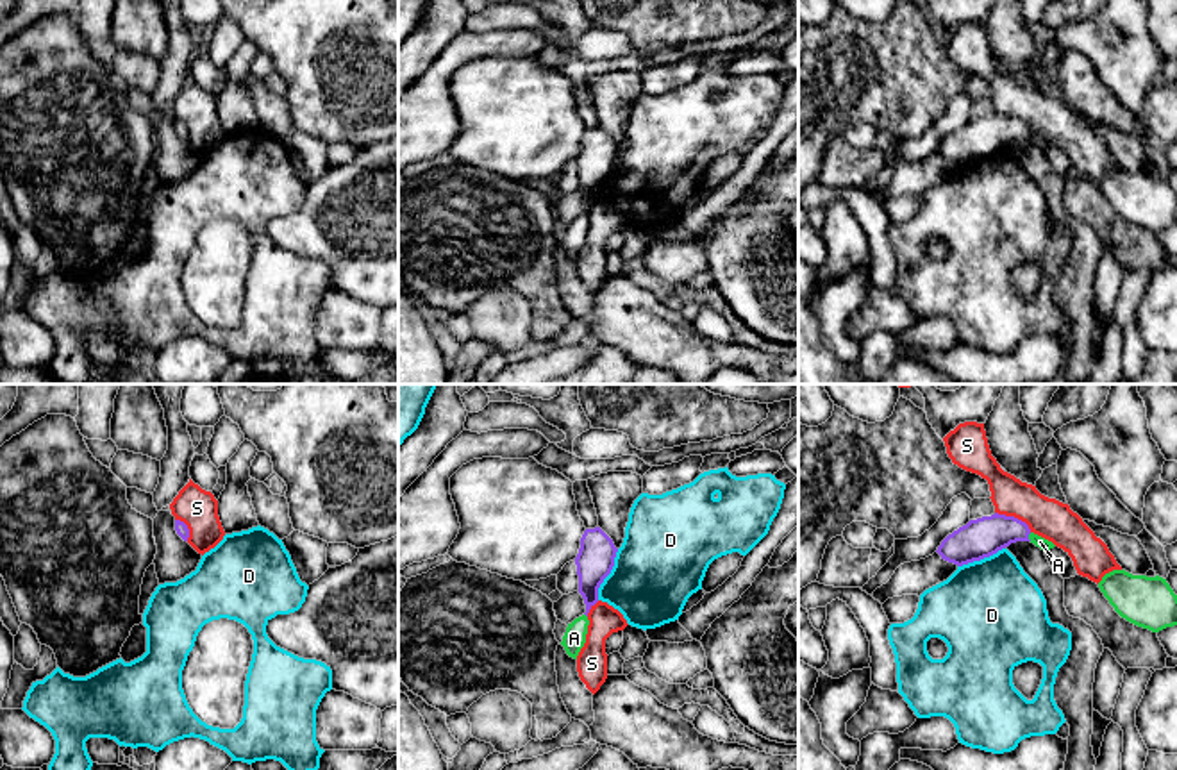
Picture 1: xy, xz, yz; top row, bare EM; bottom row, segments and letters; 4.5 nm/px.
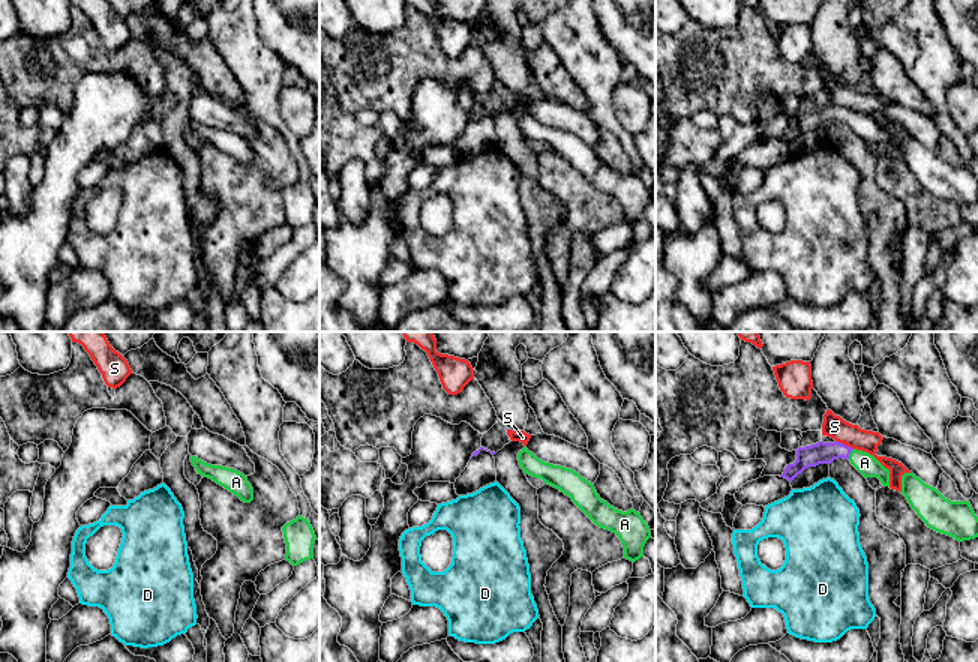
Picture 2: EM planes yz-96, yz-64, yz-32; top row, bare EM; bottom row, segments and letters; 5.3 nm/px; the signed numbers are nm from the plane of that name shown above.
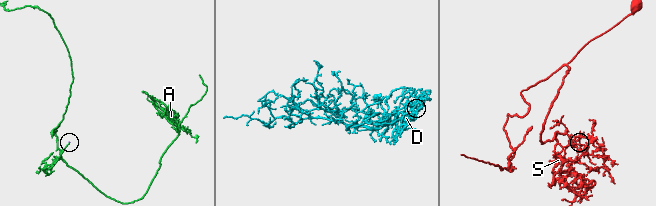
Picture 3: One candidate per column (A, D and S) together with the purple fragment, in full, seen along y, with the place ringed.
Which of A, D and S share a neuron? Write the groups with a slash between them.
A / D / S

